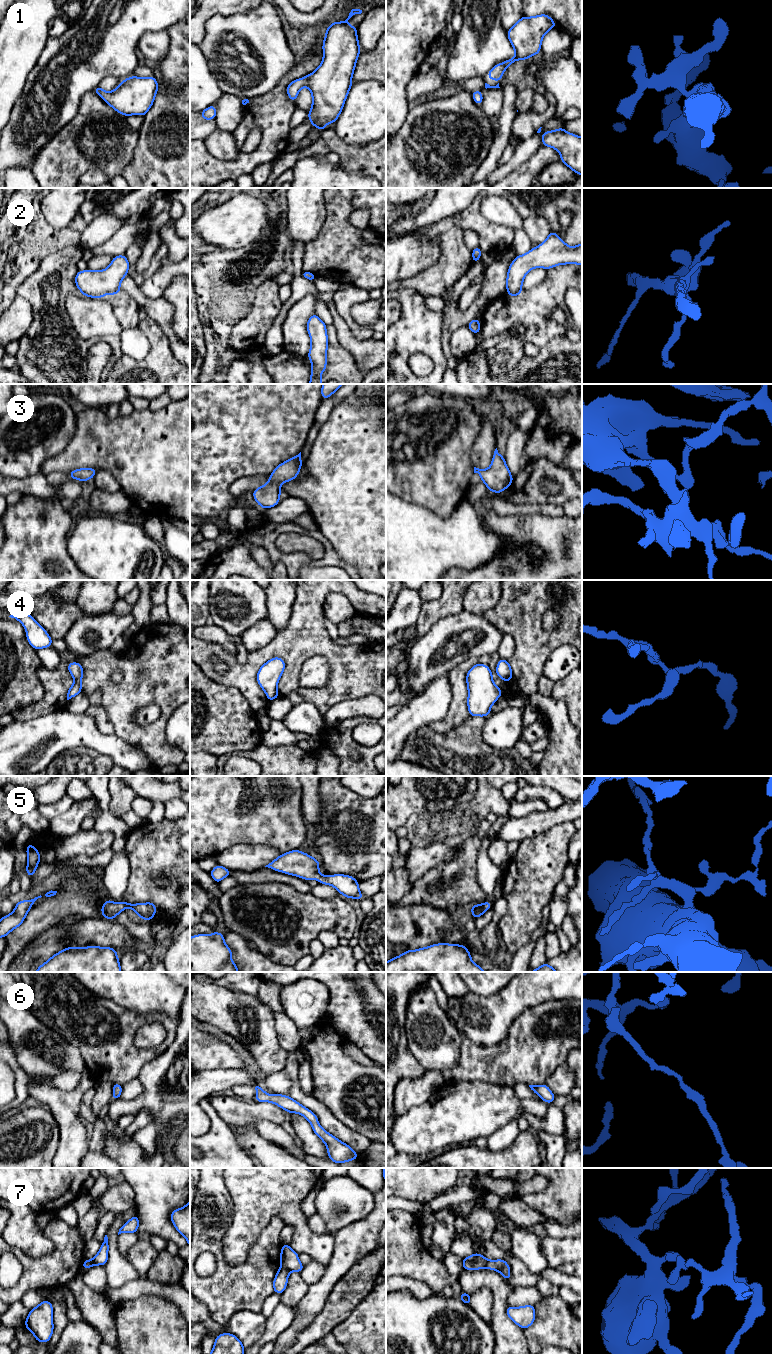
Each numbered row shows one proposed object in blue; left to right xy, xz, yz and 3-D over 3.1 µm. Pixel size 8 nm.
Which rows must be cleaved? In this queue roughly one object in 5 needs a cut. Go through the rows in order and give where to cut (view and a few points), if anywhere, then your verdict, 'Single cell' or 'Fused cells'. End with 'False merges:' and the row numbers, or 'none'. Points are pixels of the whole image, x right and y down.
1: No split. Single cell
2: No split. Single cell
3: No split. Single cell
4: No split. Single cell
5: No split. Single cell
6: No split. Single cell
7: Split along xz (281, 1267), (289, 1271). Fused cells
False merges: 7

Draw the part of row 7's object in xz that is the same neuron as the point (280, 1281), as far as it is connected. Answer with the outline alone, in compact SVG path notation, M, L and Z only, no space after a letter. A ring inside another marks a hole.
M279 1269L273 1281L274 1293L282 1294L287 1287L289 1271L286 1269Z

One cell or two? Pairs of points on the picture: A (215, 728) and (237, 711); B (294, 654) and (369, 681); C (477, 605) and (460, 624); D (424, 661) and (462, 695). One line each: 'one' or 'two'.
A: one
B: one
C: two
D: two

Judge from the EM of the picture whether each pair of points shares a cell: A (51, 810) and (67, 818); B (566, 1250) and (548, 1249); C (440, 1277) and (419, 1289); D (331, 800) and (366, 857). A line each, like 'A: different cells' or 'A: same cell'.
A: different cells
B: same cell
C: different cells
D: same cell

